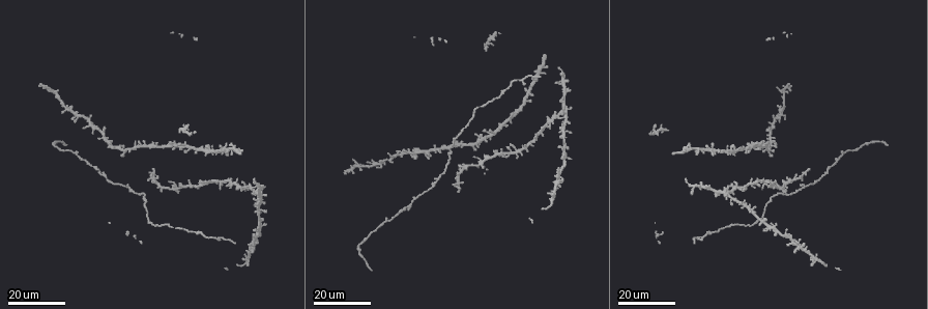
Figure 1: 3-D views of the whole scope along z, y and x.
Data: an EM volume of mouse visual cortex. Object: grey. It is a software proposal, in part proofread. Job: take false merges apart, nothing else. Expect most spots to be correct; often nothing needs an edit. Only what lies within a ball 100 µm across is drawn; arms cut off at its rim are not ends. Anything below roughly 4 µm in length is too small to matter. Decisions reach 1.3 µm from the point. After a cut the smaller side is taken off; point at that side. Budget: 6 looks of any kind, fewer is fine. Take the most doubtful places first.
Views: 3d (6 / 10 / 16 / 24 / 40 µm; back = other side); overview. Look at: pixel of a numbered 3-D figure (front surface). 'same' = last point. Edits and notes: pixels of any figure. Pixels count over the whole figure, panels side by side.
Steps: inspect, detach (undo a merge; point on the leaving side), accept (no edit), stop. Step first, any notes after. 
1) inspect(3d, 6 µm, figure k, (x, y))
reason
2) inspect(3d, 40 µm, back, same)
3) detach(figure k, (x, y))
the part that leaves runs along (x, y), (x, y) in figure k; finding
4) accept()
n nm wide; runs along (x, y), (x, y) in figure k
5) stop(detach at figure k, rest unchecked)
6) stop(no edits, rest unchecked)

inspect(3d, 16 µm, figure 1, (471, 147))
branch point

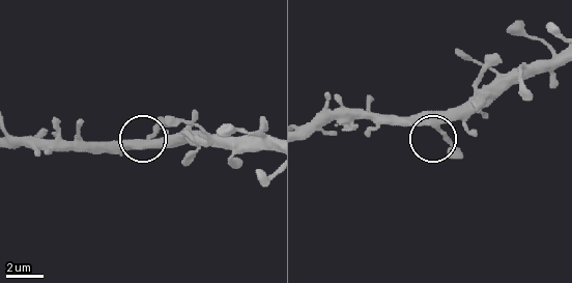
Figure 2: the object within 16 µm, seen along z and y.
inspect(3d, 6 µm, figure 2, (145, 141))

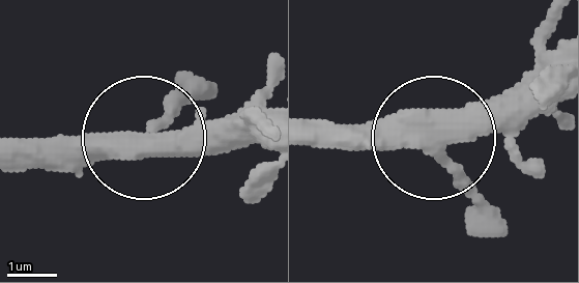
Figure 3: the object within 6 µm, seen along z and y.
accept()
runs along (267, 143), (148, 143), (213, 85) in figure 3; continuous, no second neuron

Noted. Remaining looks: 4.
inspect(3d, 16 µm, figure 1, (159, 187))
three-way junction

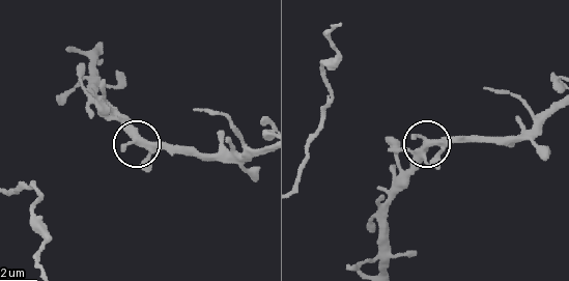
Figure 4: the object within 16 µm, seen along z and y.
inspect(3d, 10 µm, figure 4, (135, 135))

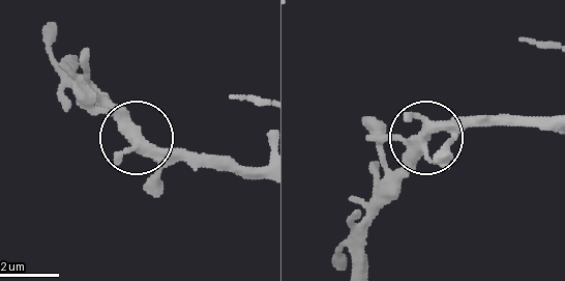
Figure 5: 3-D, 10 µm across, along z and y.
accept()
3 arms; runs along (554, 119), (450, 121), (386, 184) in figure 5; continuous, no second neuron

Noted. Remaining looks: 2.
inspect(3d, 16 µm, figure 1, (510, 153))
four or more arms meet

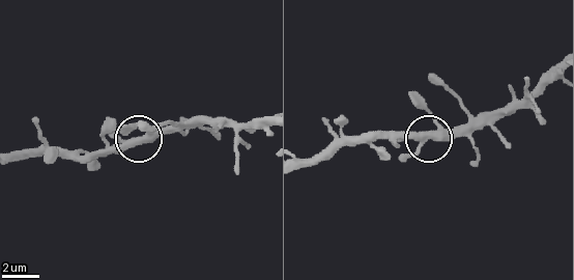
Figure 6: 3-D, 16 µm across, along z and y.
inspect(3d, 10 µm, figure 6, (146, 136))

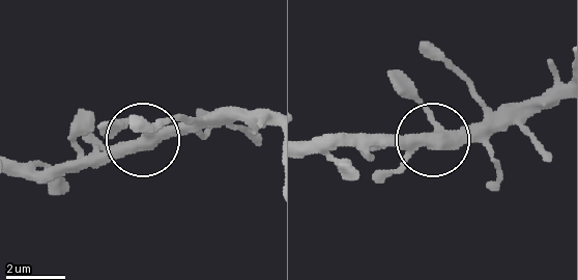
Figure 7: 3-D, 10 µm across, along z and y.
accept()
4 arms; runs along (556, 87), (432, 135), (423, 110), (395, 83) in figure 7; one neuron here

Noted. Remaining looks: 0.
stop(no edits, rest unchecked)

